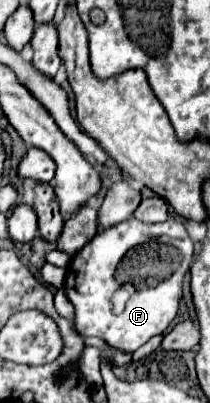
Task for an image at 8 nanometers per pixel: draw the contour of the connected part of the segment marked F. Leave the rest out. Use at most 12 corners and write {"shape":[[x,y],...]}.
{"shape":[[124,220],[68,264],[80,334],[136,352],[176,318],[194,242]]}

